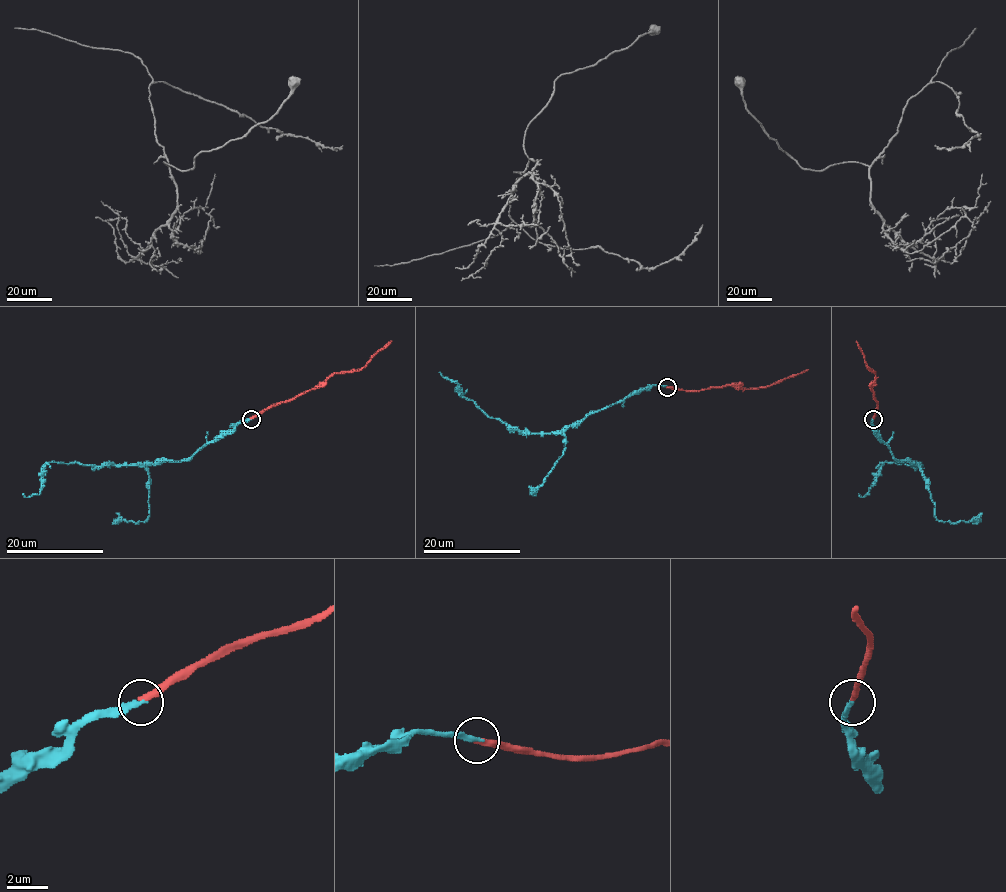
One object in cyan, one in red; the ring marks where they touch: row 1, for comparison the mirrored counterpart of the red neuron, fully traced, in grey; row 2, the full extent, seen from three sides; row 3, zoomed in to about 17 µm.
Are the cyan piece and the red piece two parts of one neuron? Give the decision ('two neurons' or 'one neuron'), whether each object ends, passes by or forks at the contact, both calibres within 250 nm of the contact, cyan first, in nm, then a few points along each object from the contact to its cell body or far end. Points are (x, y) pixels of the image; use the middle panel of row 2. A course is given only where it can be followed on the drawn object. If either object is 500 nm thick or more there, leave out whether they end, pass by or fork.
one neuron; cyan ends; red ends; calibres 240 and 280 nm; course cyan (668, 386), (639, 389), (560, 430), (519, 433), (488, 417), (459, 394), (456, 382), (439, 372); course red (668, 386), (689, 390), (723, 385), (746, 389), (768, 386), (808, 370)

